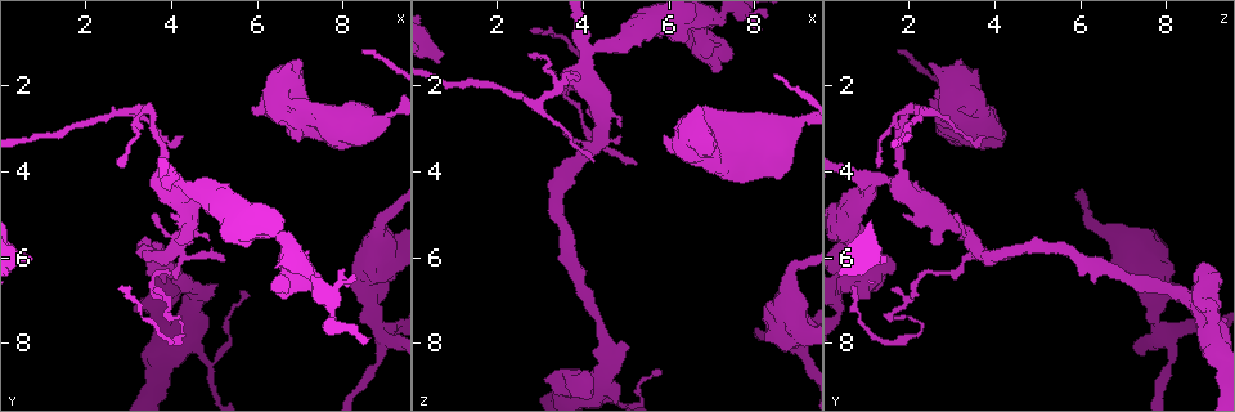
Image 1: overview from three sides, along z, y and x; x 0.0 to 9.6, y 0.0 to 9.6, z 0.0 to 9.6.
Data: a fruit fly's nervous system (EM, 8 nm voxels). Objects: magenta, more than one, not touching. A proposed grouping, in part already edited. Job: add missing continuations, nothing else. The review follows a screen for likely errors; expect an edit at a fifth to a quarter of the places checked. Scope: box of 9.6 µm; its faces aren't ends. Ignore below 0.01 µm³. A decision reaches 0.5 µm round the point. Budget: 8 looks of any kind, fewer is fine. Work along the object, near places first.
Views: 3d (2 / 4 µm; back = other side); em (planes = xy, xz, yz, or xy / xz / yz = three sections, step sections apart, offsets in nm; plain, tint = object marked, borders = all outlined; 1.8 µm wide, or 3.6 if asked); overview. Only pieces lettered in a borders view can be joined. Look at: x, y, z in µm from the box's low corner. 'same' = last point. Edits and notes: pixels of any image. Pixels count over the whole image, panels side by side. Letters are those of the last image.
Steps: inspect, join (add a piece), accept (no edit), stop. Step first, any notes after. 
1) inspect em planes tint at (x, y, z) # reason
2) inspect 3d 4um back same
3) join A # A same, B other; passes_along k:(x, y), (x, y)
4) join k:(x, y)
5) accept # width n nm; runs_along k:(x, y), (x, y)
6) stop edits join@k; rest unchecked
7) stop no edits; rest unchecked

inspect em planes borders at (4.15, 6.10, 8.95) # branch stops here

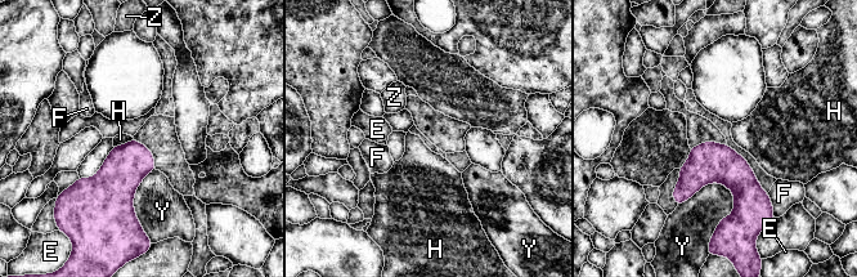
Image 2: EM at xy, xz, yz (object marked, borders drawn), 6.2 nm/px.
accept # width 220 nm; E other, F other, H other, Y other, Z other; border 2:(133, 138), (113, 147); none of them fits

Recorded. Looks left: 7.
inspect 3d 4um at (6.75, 1.45, 2.50) # thick end

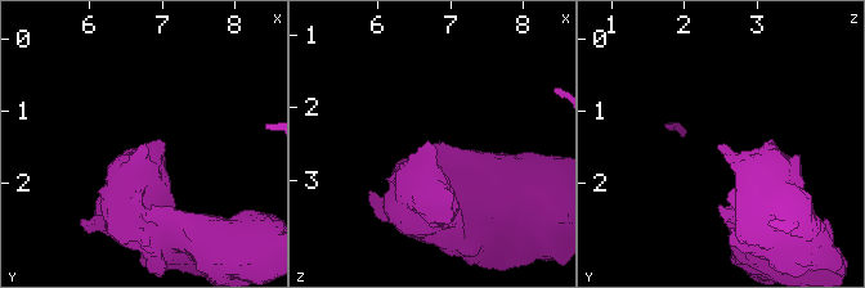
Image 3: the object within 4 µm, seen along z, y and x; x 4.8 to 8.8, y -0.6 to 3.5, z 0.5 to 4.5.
inspect em planes plain at (6.70, 1.50, 2.45) # shape alone is not enough

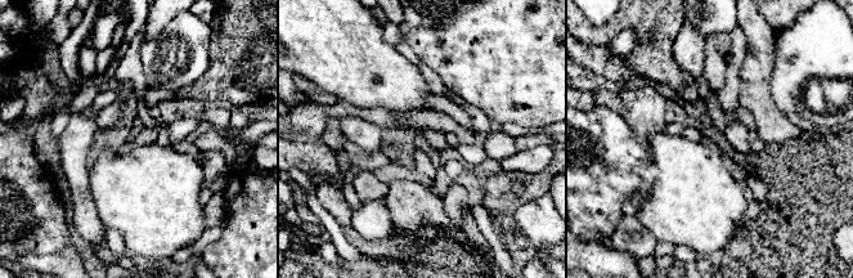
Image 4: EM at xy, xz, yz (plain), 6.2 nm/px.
inspect em planes borders same # see the neighbours

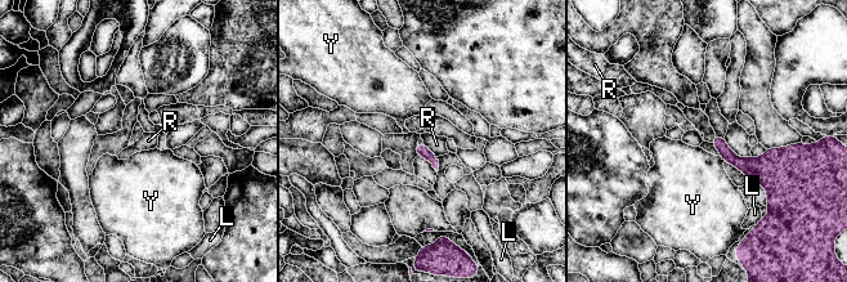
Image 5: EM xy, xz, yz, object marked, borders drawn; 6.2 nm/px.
accept # L other, R other, Y other; no lettered piece goes on from it

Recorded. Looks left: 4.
inspect em yz step 8 tint at (0.65, 5.95, 1.45) # an open end

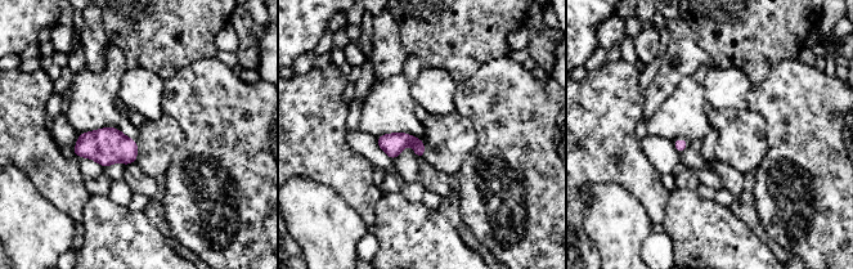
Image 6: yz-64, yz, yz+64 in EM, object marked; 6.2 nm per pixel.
inspect em planes borders same # another direction

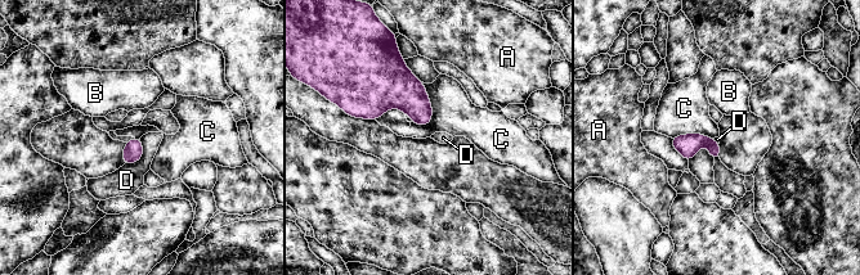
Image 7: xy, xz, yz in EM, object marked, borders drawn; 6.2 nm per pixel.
accept # A other, B other, C other, D other; border 7:(421, 82), (431, 107), (425, 126); no lettered piece goes on from it

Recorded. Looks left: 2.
stop no edits; rest unchecked

